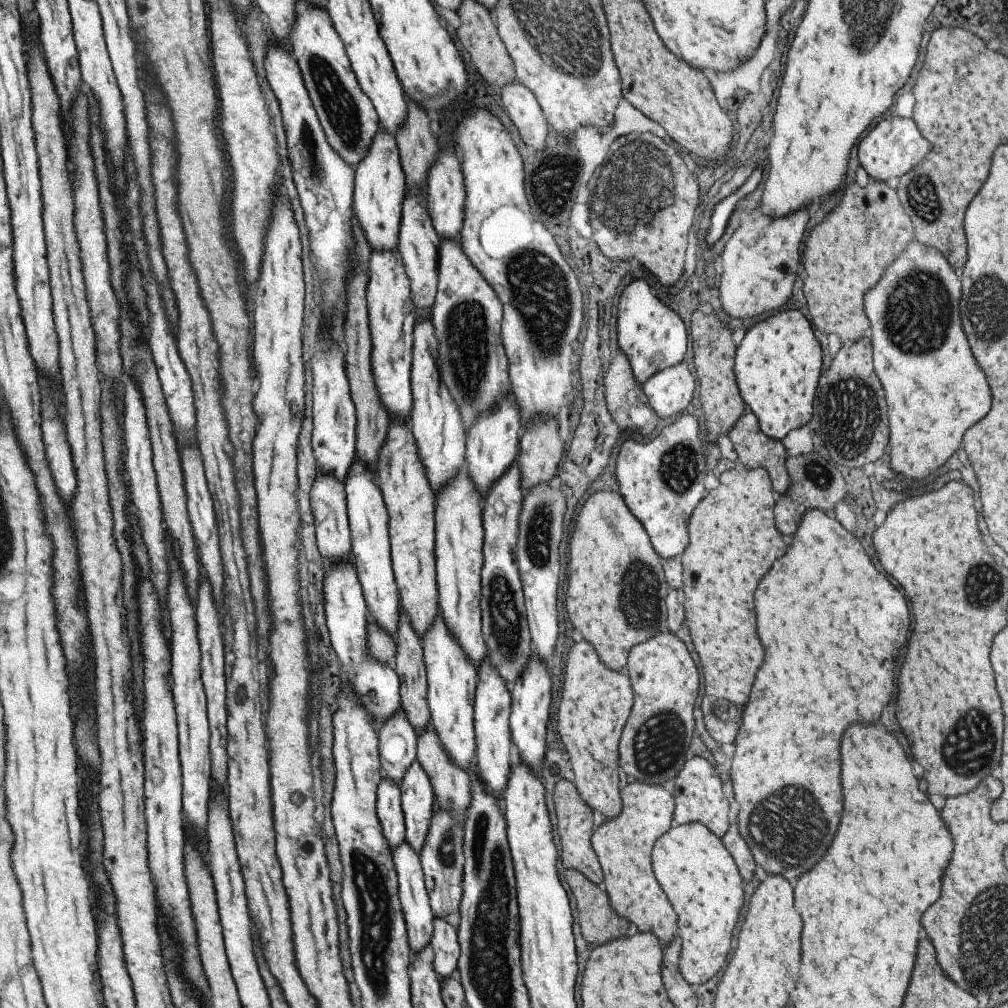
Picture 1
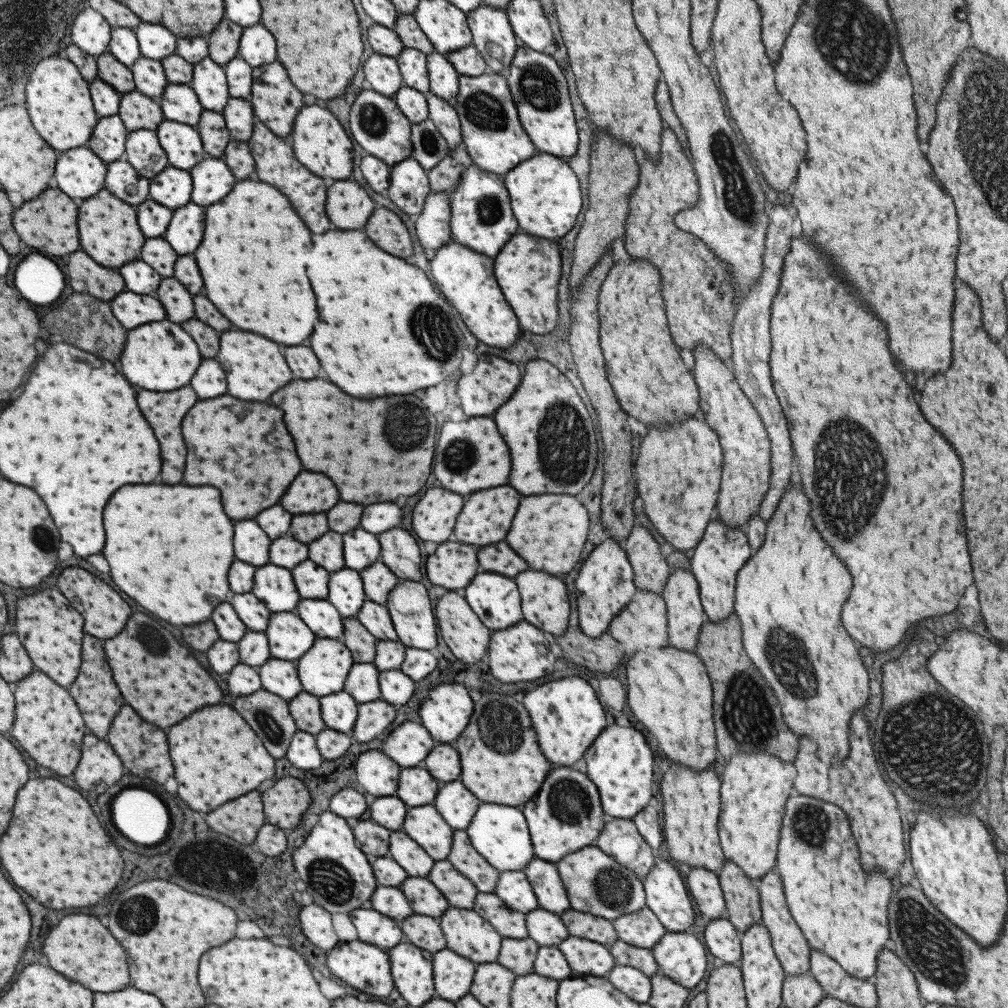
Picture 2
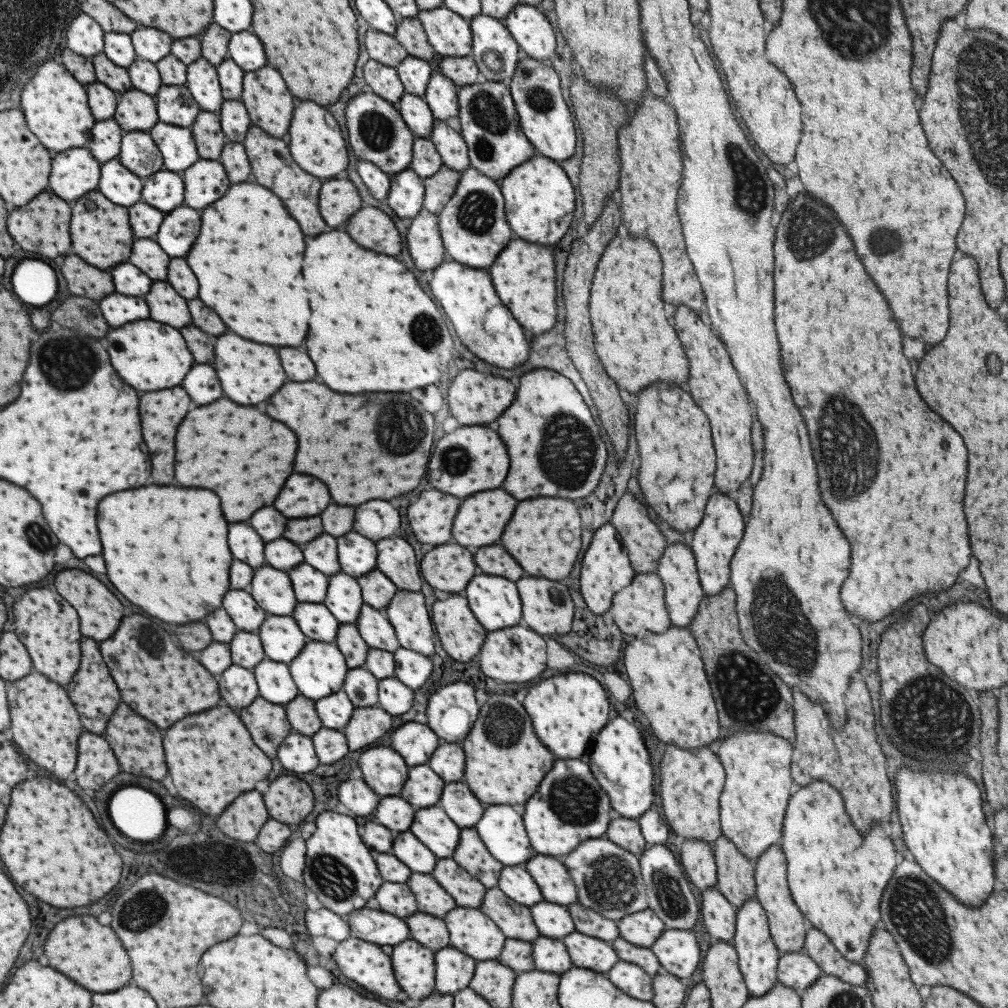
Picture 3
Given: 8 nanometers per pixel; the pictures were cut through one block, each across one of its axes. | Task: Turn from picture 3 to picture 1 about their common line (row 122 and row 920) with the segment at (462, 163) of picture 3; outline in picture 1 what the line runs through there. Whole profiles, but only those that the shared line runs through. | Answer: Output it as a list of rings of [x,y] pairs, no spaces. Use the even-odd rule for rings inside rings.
[[[434,917],[429,944],[434,954],[433,966],[441,982],[455,970],[458,961],[460,950],[455,928],[451,927],[445,919]]]

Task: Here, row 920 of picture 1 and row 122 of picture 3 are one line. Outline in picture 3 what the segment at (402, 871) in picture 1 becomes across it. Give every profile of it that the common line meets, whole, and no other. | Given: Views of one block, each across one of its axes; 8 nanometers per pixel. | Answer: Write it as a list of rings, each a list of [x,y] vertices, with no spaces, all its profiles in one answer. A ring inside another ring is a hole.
[[[404,92],[396,106],[400,117],[415,138],[425,139],[430,135],[435,118],[422,97]]]

